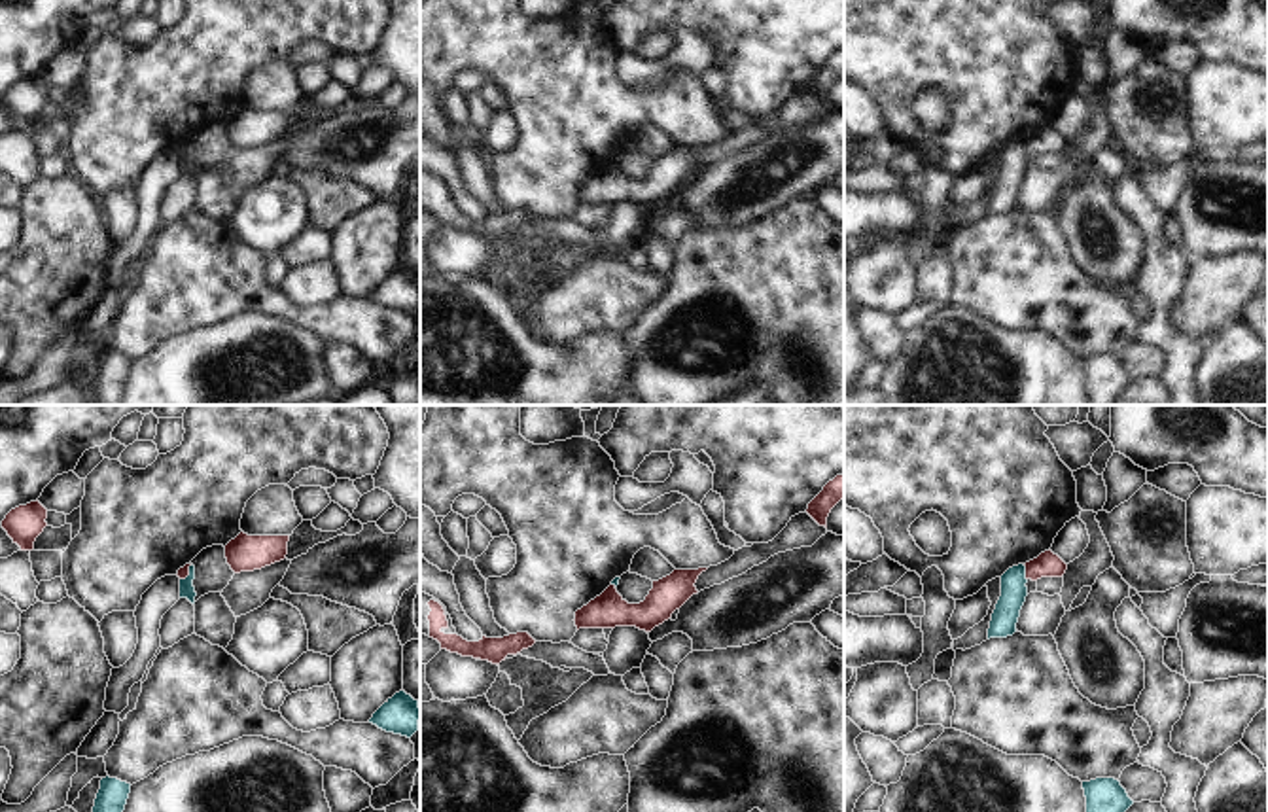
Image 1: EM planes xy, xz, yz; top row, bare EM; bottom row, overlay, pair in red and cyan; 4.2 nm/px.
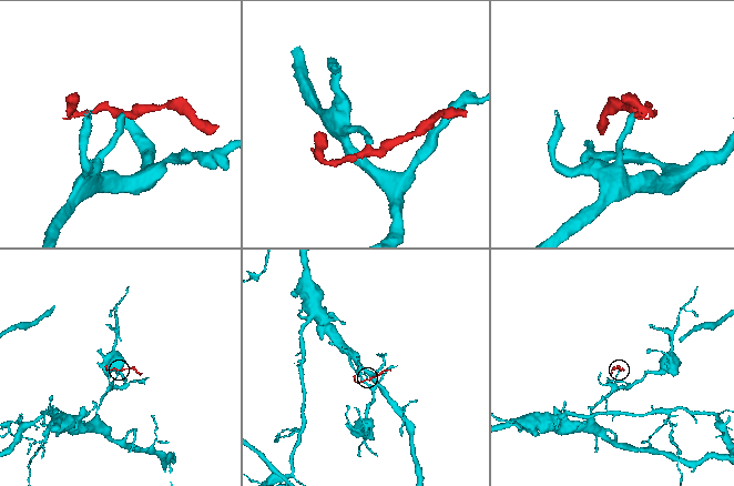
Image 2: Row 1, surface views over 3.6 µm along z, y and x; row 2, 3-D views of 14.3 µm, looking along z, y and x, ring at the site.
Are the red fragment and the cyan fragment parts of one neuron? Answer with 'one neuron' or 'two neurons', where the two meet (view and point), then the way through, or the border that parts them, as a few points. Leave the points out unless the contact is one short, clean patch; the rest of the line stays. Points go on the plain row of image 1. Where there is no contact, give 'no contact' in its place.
two neurons; meets red in yz at (1026, 148); border along yz (1022, 141), (1026, 156)

